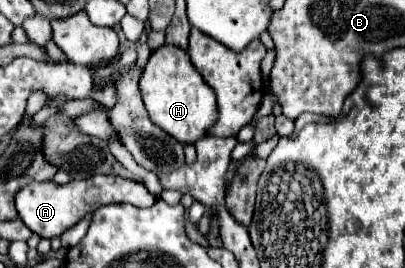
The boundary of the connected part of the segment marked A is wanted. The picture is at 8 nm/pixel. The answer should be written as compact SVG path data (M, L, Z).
M95 176L87 180L73 180L63 186L57 186L53 182L31 182L31 186L21 188L17 194L17 212L19 218L27 228L31 228L41 238L55 238L61 236L65 230L75 226L85 214L93 214L97 208L105 204L133 204L137 208L147 208L155 204L155 196L149 194L149 190L135 180L115 178L115 176Z

